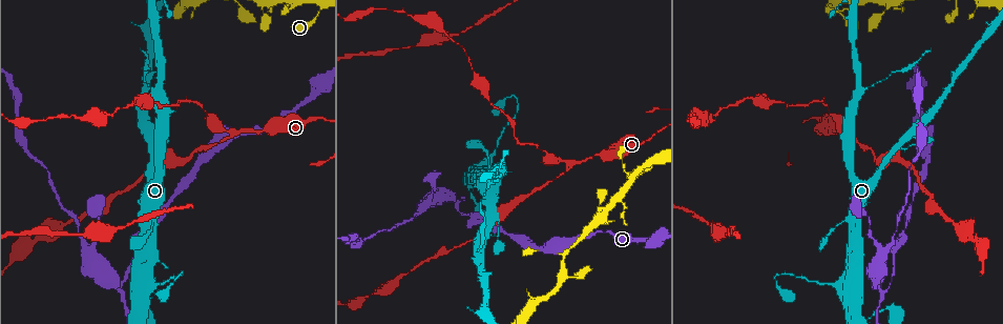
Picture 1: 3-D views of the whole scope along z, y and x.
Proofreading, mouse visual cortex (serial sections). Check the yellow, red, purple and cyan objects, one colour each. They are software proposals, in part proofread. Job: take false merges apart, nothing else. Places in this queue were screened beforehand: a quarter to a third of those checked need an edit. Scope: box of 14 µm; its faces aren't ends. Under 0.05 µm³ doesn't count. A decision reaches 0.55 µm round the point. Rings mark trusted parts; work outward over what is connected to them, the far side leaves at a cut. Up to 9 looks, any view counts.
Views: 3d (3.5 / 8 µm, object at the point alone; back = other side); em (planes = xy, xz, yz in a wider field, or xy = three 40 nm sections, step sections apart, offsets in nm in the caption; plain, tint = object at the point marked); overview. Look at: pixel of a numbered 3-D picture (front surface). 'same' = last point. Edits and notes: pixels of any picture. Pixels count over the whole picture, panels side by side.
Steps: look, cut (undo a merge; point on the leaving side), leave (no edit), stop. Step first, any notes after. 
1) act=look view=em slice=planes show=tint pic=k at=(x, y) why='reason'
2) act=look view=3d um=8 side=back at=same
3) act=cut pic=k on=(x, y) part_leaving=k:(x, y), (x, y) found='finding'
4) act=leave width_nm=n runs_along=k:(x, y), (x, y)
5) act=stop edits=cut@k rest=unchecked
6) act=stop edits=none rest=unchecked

act=look view=3d um=3.5 pic=1 at=(457, 202) why='abrupt turn'

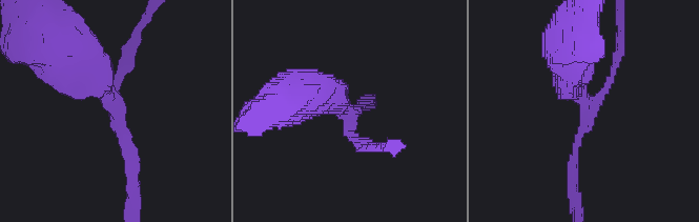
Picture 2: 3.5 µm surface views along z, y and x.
act=look view=em slice=xy step=2 show=tint pic=2 at=(351, 117) arms=3 arm_widths_nm=150,150,500 why='need the tissue'

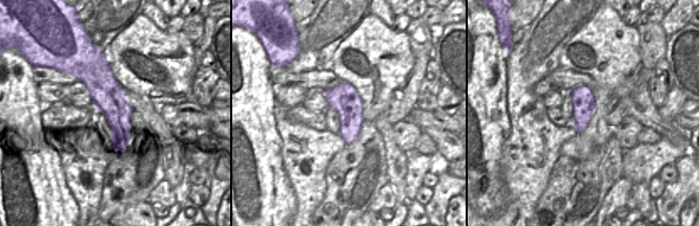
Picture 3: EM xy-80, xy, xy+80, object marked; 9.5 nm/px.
act=look view=em slice=planes show=tint at=same

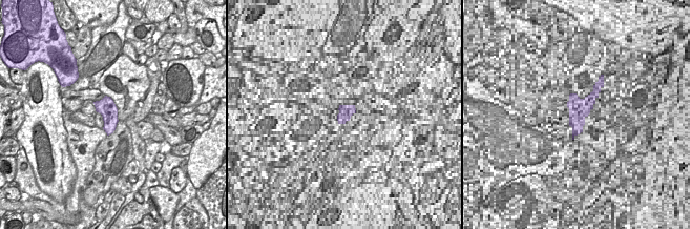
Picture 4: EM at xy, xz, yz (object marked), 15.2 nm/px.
act=leave runs_along=2:(363, 148), (347, 113), (302, 97) found='all the same cell'

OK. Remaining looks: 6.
act=look view=3d um=3.5 pic=1 at=(493, 151) why='calibre changes'

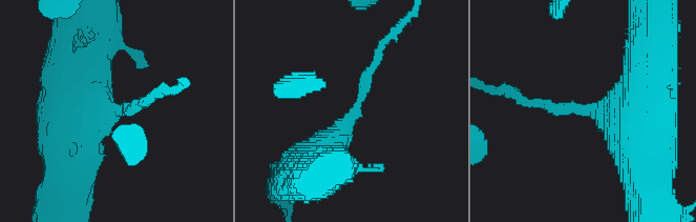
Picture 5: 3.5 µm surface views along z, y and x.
act=look view=em slice=xy step=3 show=plain pic=5 at=(124, 111) arm_widths_nm=150,500 why='now the EM'

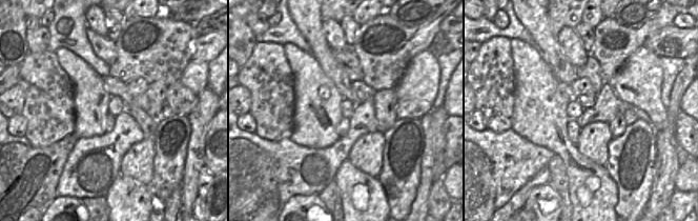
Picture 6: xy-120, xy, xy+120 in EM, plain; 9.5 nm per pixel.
act=look view=em slice=xy step=3 show=tint at=same why='where the object lies'

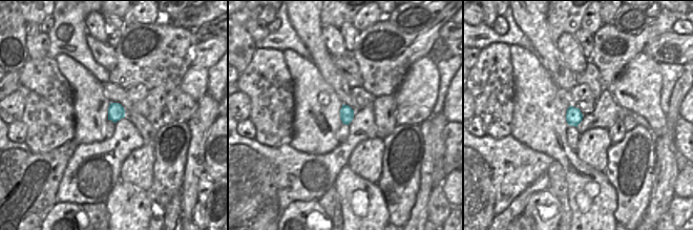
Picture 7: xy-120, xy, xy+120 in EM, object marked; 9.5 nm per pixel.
act=leave runs_along=5:(316, 160), (355, 112), (384, 41) found='one cell here'

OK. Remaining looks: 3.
act=look view=3d um=3.5 side=back pic=1 at=(82, 241) why='thick turns thin'

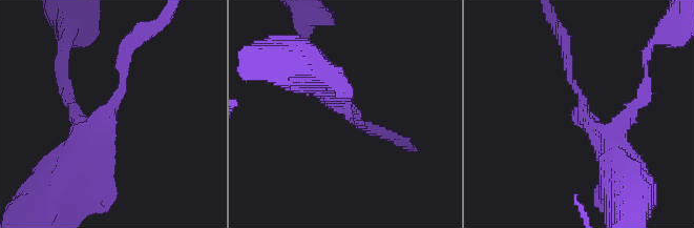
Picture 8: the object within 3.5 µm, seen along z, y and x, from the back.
act=look view=em slice=planes show=tint pic=8 at=(115, 105) arm_widths_nm=150,450

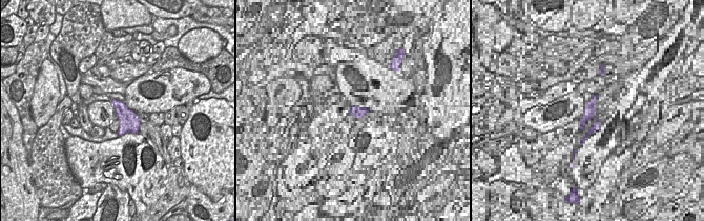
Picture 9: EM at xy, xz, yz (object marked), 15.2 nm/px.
act=leave runs_along=8:(81, 156), (123, 91), (129, 43) found='all the same cell'

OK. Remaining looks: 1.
act=stop edits=none rest=unchecked

